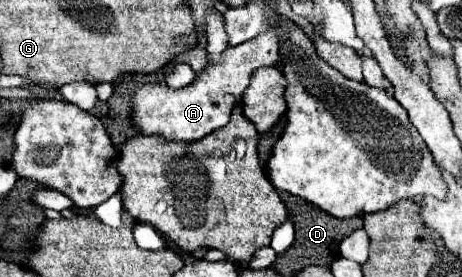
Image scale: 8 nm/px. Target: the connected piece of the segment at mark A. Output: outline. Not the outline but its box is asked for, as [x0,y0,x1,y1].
[133,27,285,141]

